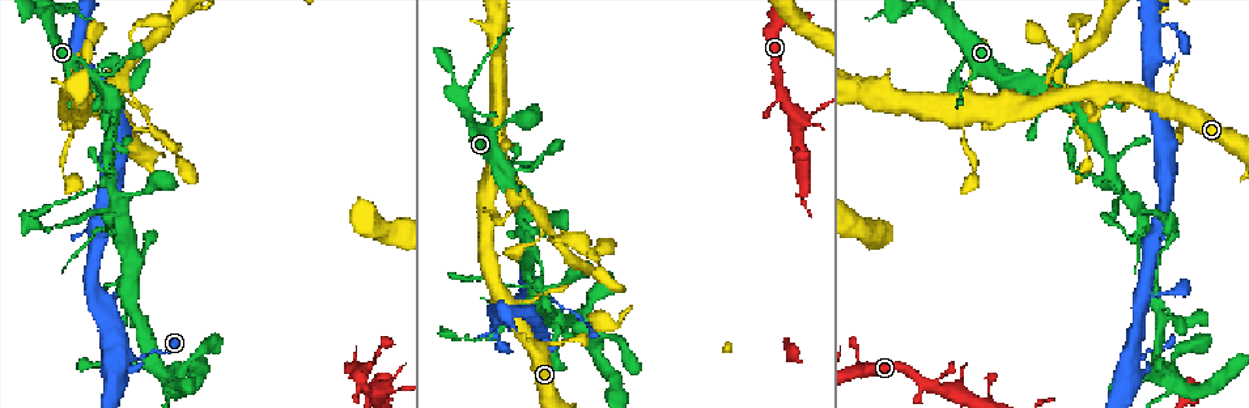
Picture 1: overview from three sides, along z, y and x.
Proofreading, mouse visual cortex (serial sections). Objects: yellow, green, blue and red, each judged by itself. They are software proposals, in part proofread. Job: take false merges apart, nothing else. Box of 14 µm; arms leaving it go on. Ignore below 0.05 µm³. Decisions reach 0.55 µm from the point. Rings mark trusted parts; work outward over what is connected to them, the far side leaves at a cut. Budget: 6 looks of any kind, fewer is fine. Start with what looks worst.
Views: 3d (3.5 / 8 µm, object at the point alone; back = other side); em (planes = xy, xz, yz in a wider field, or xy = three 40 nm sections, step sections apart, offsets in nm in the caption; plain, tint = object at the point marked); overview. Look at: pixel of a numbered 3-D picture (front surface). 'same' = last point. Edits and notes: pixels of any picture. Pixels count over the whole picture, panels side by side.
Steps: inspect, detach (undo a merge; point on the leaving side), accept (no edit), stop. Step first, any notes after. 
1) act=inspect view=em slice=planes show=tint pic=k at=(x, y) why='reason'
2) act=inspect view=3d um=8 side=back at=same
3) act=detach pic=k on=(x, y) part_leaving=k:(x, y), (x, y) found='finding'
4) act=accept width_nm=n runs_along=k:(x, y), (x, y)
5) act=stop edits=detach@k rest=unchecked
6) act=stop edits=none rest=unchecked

act=inspect view=3d um=3.5 pic=1 at=(809, 150) why='sharp bend'

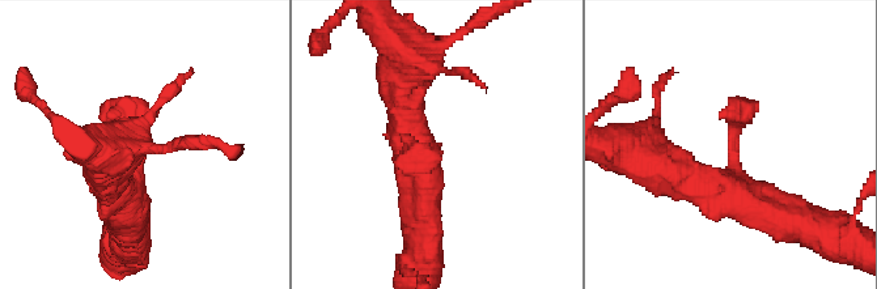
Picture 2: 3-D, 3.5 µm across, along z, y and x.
act=inspect view=em slice=xy step=5 show=tint pic=2 at=(435, 151) why='shape alone is not enough'

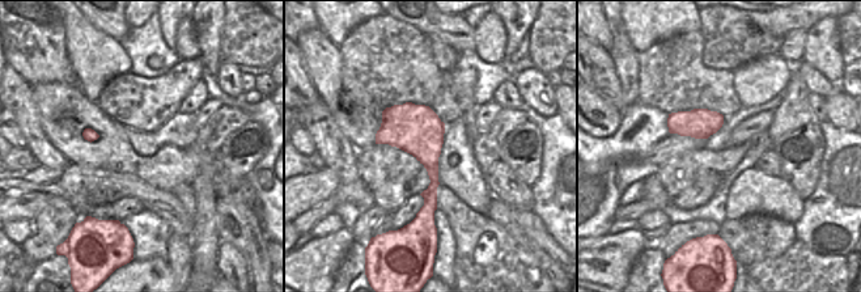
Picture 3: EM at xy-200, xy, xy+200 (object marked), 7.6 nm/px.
act=inspect view=em slice=xy step=1 show=tint at=same why='another direction'

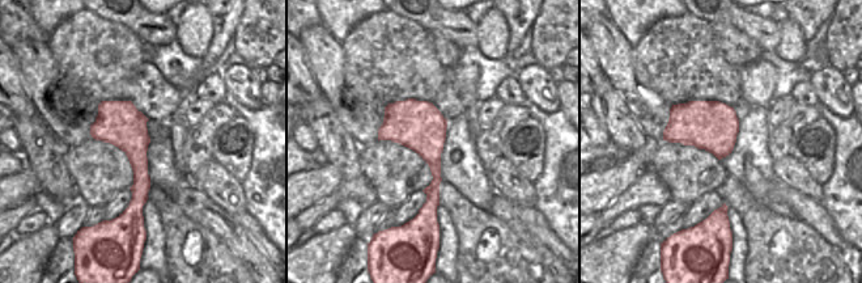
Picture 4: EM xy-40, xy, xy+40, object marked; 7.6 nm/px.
act=accept runs_along=2:(700, 181), (727, 190), (744, 117) found='continuous, no second cell'

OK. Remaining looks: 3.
act=inspect view=3d um=3.5 side=back pic=1 at=(1148, 350) why='narrows sharply'

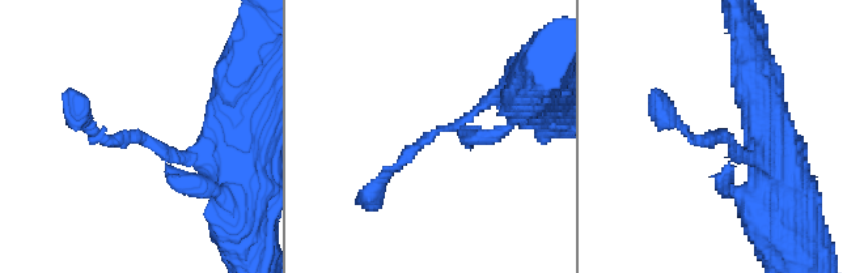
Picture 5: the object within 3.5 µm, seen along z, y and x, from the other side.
act=inspect view=em slice=xy step=1 show=tint pic=5 at=(445, 129)

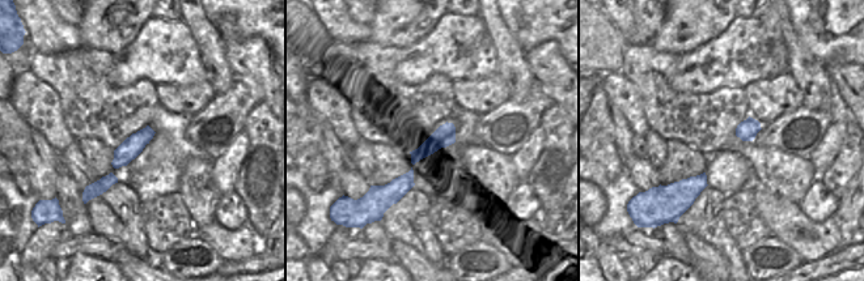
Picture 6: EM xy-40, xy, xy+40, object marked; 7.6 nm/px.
act=accept runs_along=5:(381, 184), (433, 133), (517, 90) found='all the same cell'

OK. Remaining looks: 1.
act=stop edits=none rest=unchecked

